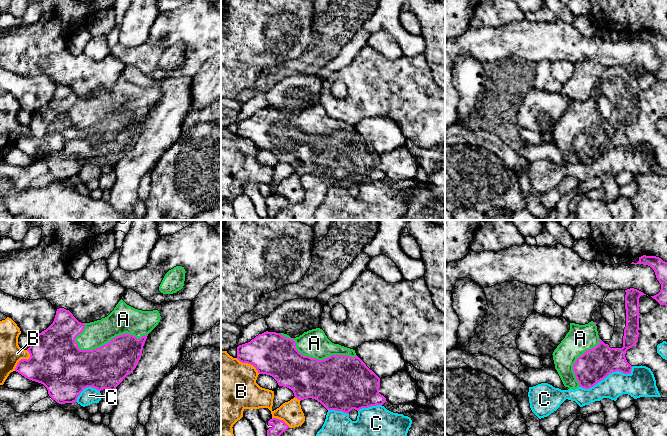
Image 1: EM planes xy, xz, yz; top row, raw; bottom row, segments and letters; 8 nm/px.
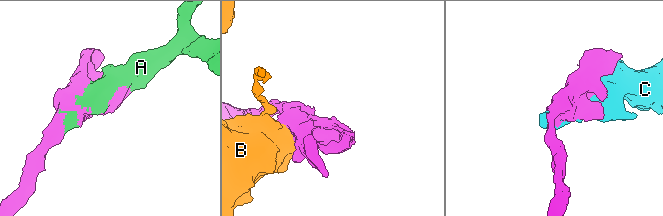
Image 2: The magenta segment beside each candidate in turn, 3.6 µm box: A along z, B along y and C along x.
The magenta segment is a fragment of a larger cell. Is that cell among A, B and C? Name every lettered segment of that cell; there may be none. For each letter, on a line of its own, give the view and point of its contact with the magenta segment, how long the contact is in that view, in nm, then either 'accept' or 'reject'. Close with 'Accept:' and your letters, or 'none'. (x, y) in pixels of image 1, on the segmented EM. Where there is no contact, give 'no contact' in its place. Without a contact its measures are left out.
A: contact xy (110, 341); length 600 nm; accept
B: contact xy (23, 359); length 200 nm; reject
C: contact yz (608, 374); length 460 nm; reject
Accept: A

